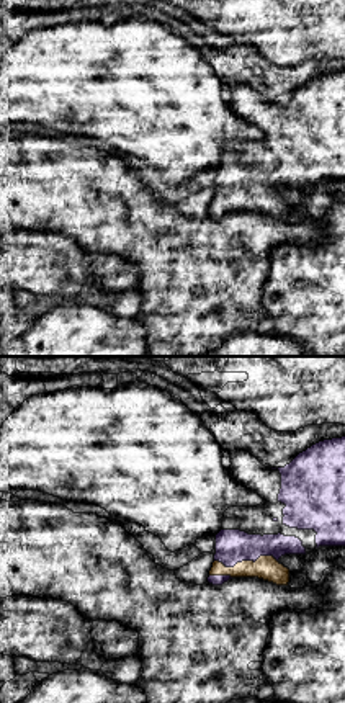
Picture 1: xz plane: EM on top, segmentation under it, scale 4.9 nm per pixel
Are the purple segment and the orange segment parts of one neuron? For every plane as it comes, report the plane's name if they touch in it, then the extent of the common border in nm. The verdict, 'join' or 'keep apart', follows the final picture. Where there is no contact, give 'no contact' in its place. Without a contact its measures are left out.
xz | 320 nm

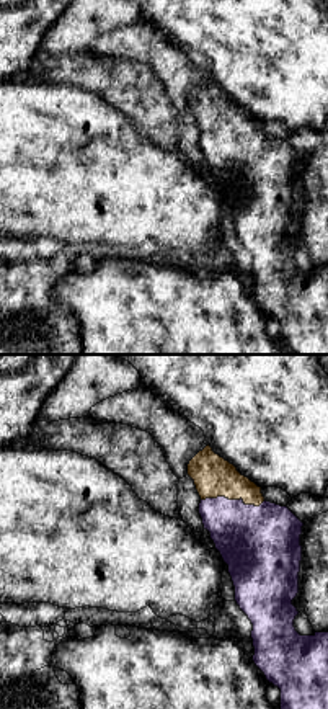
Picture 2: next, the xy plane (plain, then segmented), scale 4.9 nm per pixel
xy | 320 nm

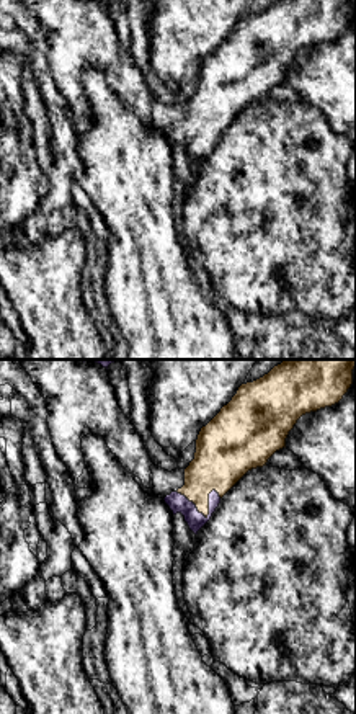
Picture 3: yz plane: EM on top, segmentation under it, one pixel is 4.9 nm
yz | 220 nm

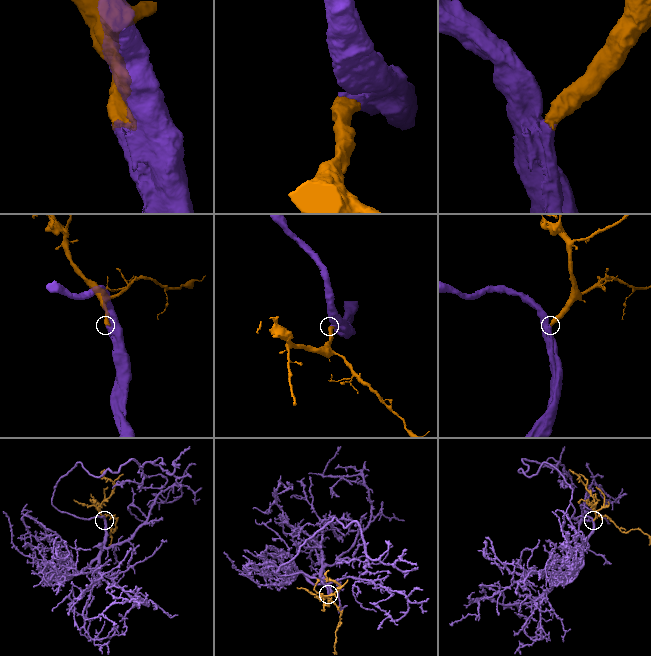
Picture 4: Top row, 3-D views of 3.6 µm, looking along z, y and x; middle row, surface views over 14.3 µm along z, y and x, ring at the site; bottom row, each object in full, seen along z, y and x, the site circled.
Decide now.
join

